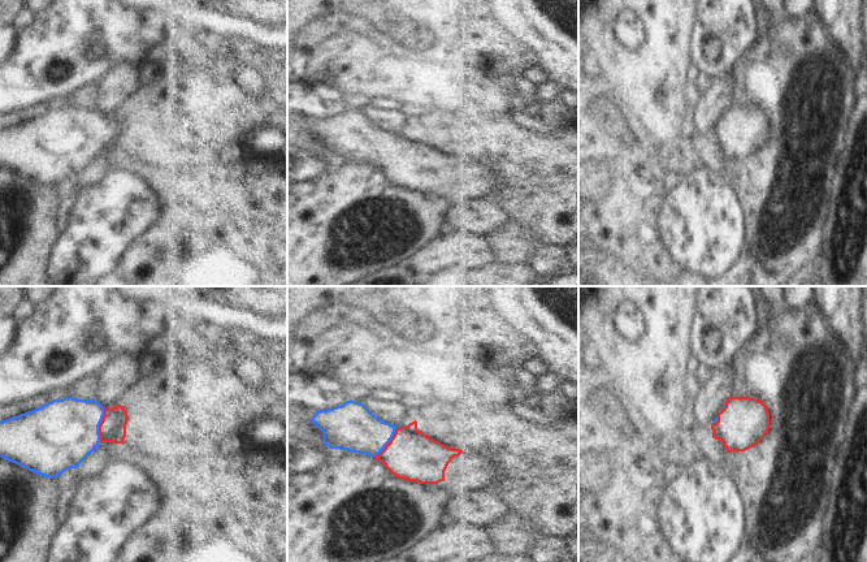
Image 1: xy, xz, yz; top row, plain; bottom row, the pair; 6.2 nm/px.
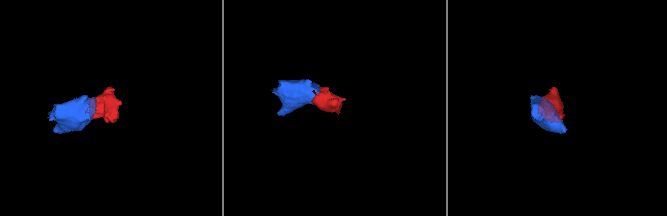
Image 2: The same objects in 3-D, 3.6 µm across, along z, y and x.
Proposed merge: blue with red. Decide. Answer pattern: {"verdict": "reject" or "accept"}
{"verdict": "accept"}

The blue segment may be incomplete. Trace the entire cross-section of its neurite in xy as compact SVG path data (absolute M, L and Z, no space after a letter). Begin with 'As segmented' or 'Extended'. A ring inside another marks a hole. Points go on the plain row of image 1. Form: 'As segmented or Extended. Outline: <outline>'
Extended. Outline: M65 105L0 130L0 167L40 185L57 186L75 177L100 151L122 152L126 146L127 121L117 113L104 117L95 108Z

